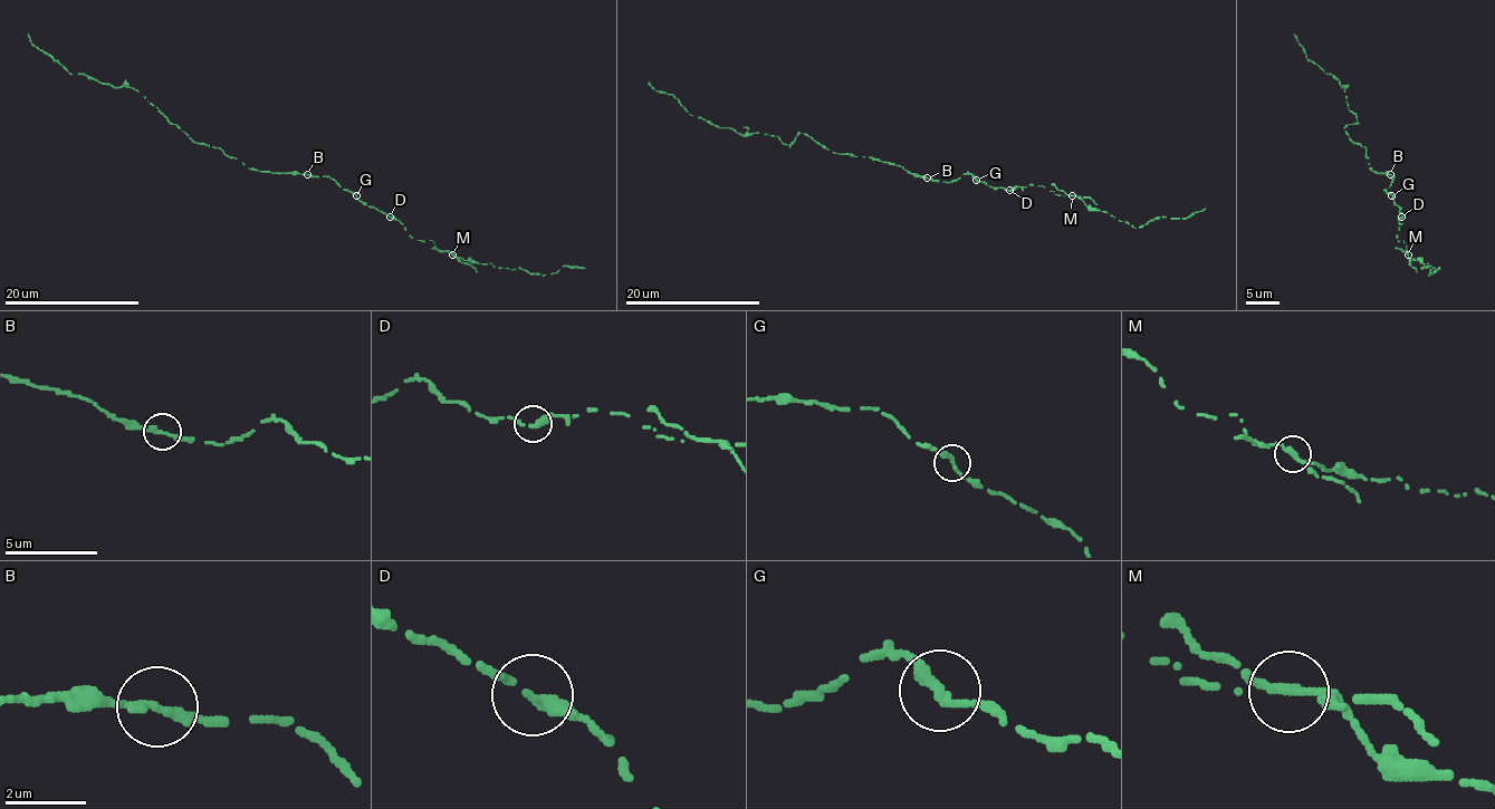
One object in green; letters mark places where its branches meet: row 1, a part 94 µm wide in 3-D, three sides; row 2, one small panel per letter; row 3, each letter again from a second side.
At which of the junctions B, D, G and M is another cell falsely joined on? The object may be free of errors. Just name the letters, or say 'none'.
M

